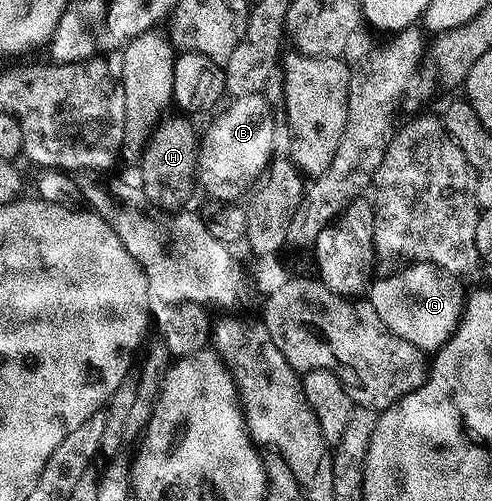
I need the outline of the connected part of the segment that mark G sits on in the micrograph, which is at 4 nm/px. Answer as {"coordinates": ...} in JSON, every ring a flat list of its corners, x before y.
{"coordinates":[[431,263,409,264,406,268,394,275,384,279,377,278,369,288,368,301,376,310,387,329,396,334,409,344,416,345,424,353,434,353,444,346,449,339,454,336,461,324,465,312,466,289,463,289,463,283,457,276,438,266,432,266]]}

